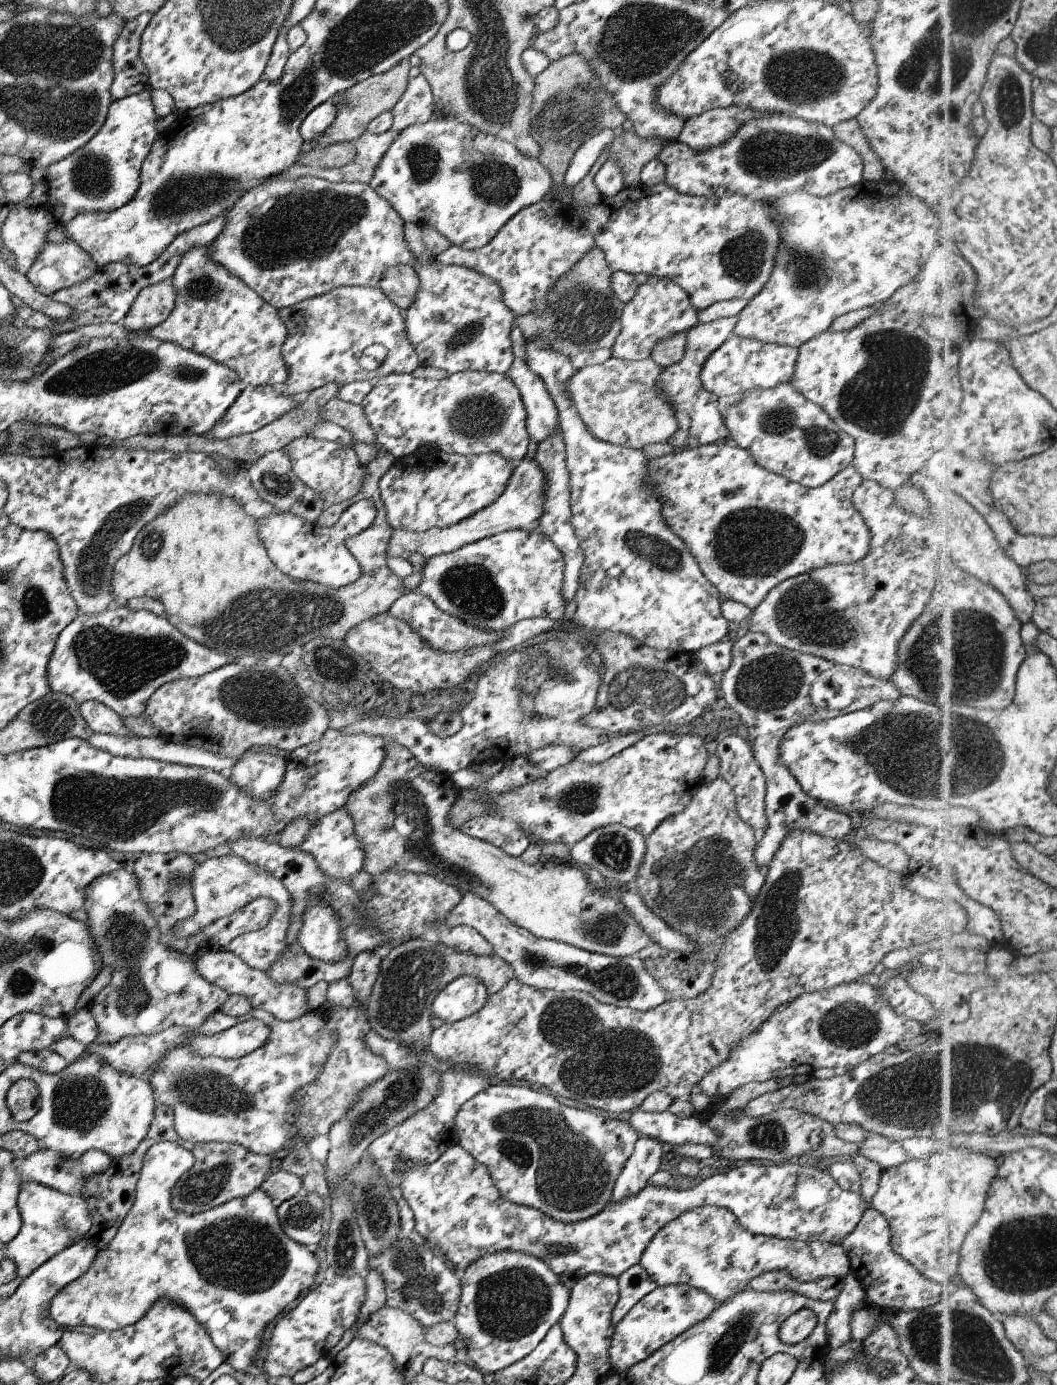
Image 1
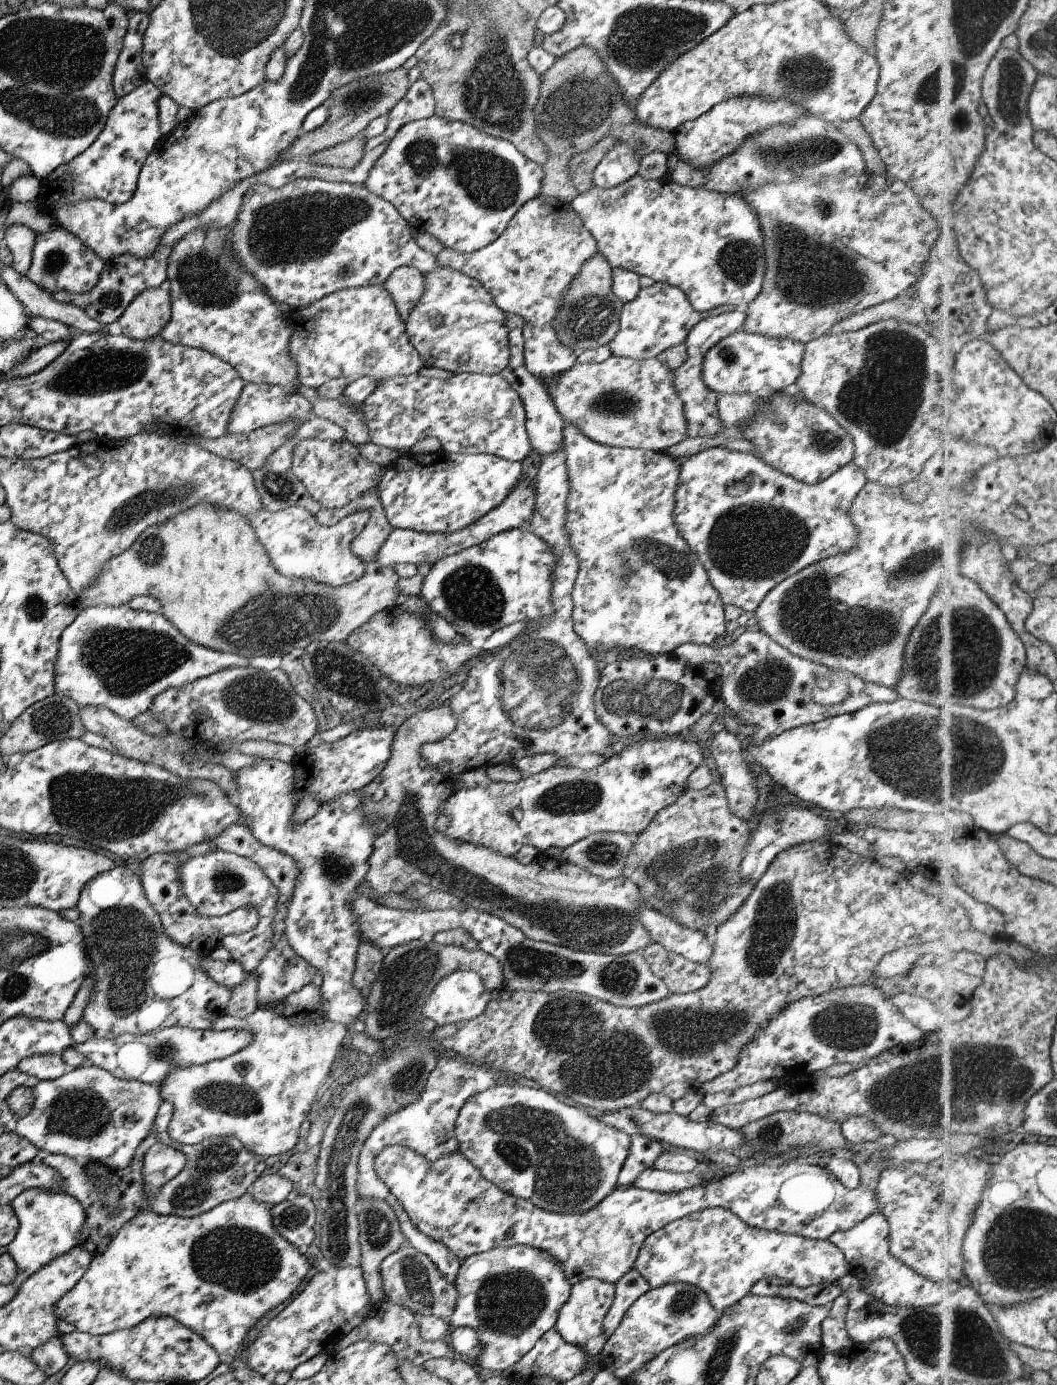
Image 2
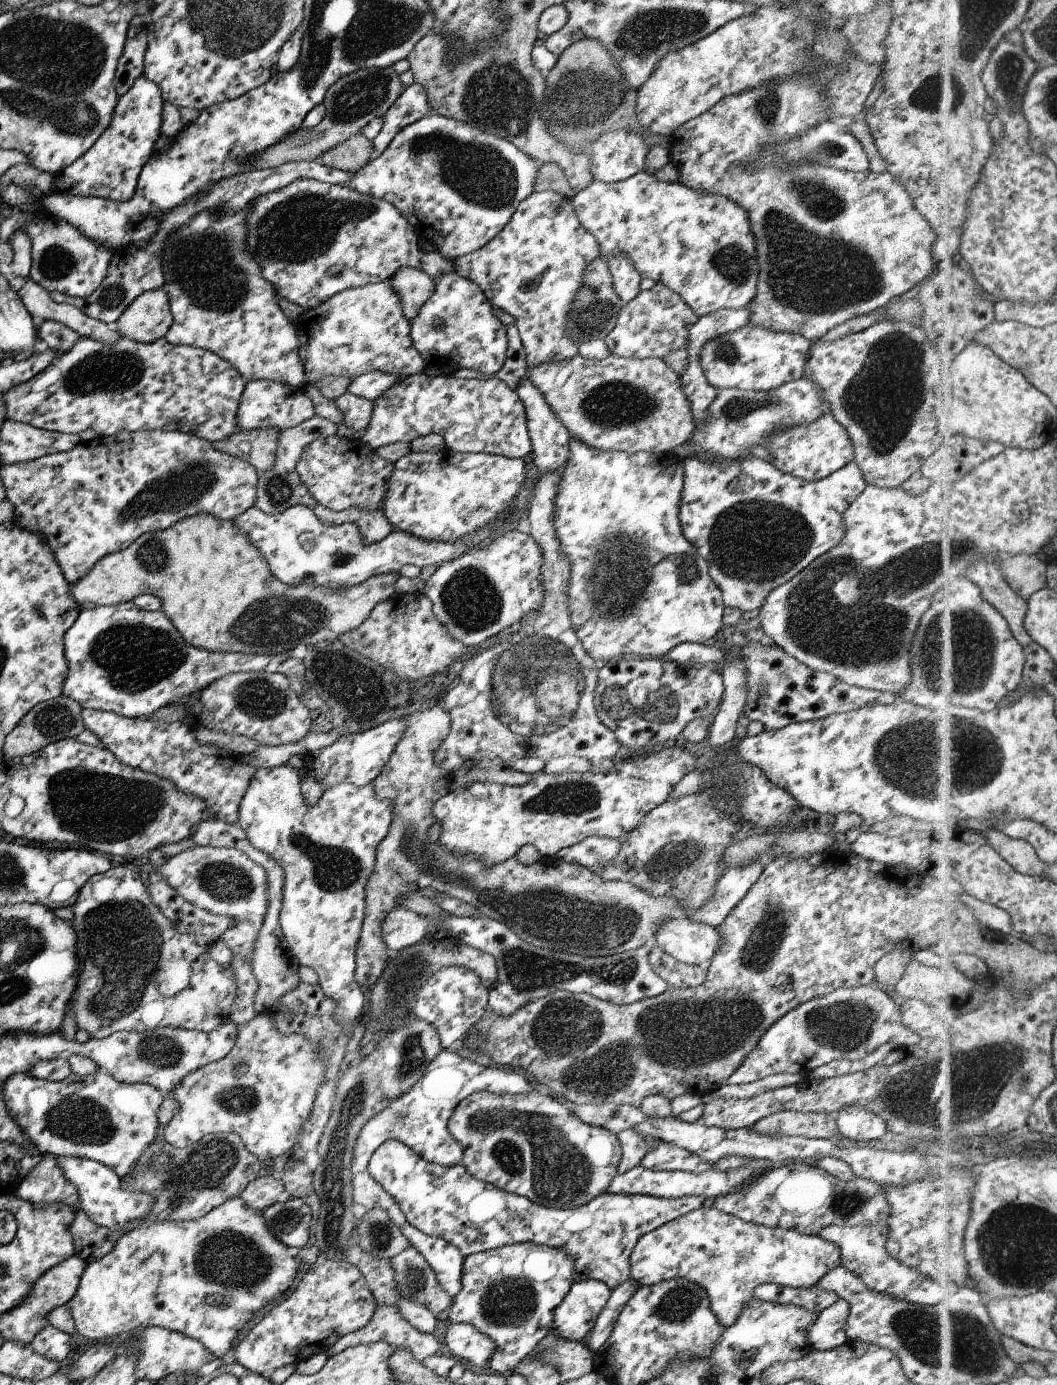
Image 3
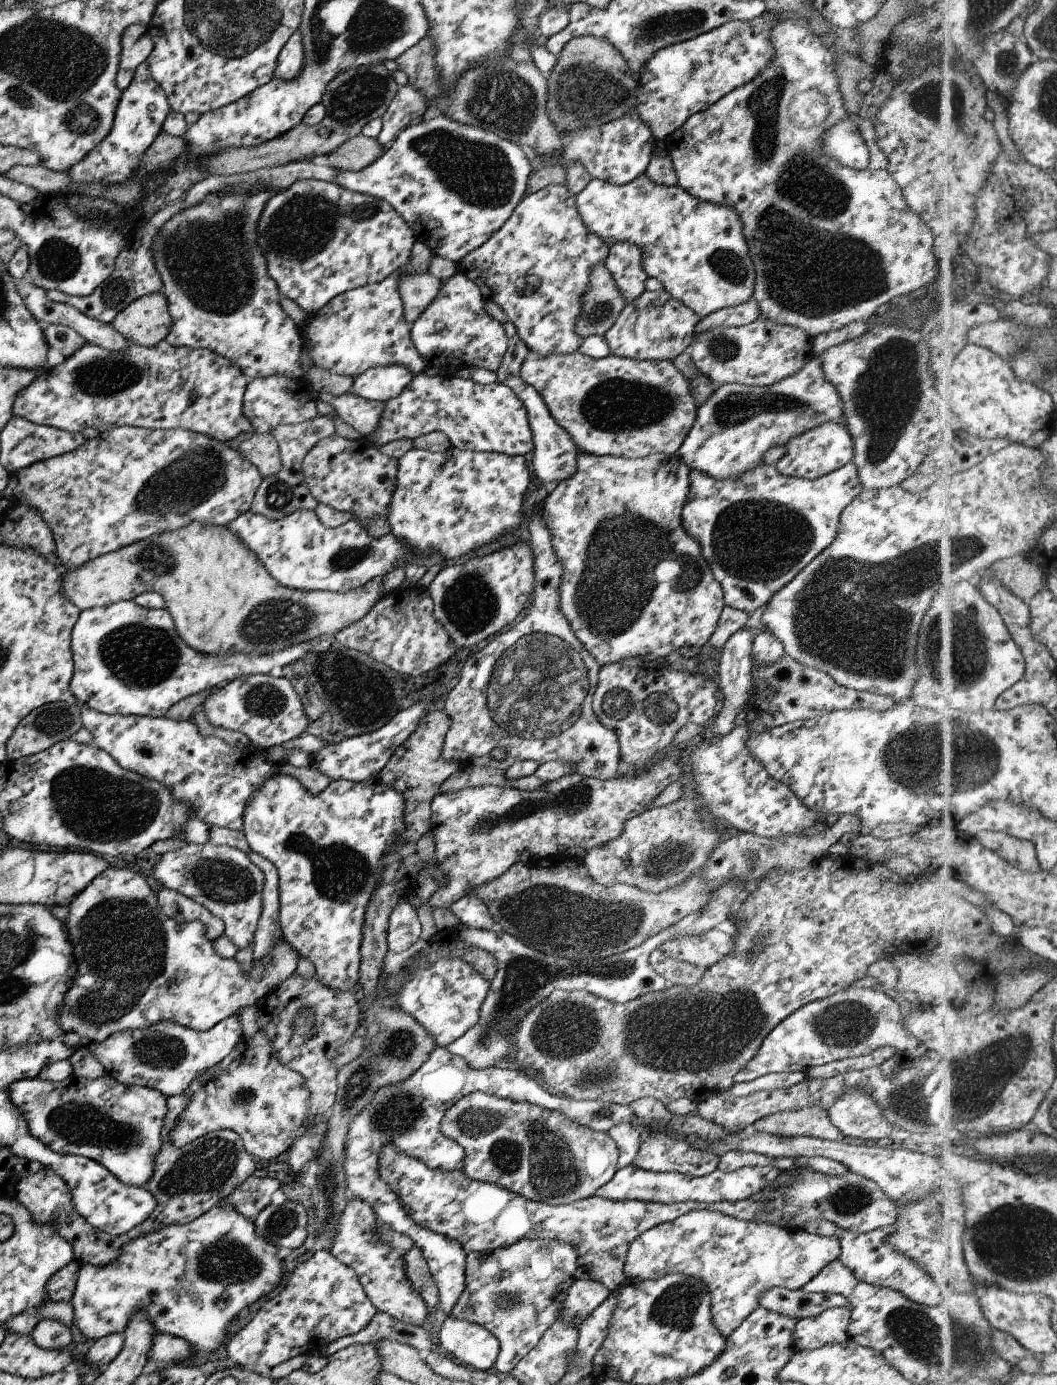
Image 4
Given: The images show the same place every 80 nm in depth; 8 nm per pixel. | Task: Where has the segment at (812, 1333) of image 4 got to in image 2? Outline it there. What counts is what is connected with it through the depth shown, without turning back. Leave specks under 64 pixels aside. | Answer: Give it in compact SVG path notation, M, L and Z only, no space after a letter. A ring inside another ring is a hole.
M839 1294L829 1304L829 1312L819 1326L819 1330L821 1330L819 1342L821 1342L823 1353L838 1352L851 1343L844 1328L845 1314L848 1312L849 1300L845 1298L845 1294Z

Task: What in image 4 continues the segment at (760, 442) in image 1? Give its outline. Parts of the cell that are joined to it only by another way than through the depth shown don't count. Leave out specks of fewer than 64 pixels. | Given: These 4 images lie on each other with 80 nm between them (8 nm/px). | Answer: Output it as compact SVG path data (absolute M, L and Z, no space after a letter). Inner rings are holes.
M835 421L822 422L813 428L808 428L806 431L794 436L791 440L781 446L785 448L785 452L781 458L774 463L778 472L785 476L791 475L792 477L807 478L809 480L825 476L827 473L842 467L844 464L851 461L853 456L852 438L848 433L848 430L843 424Z

